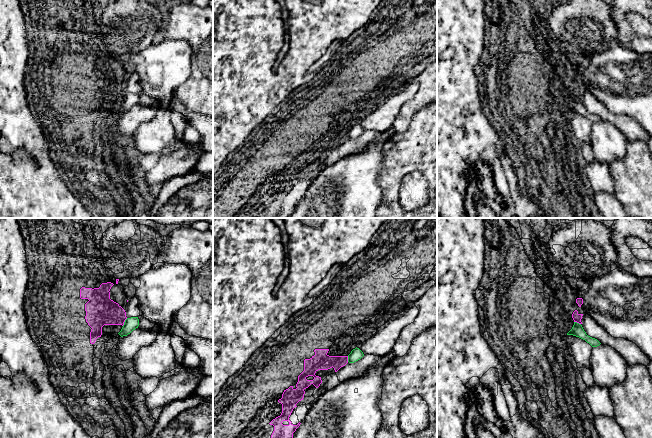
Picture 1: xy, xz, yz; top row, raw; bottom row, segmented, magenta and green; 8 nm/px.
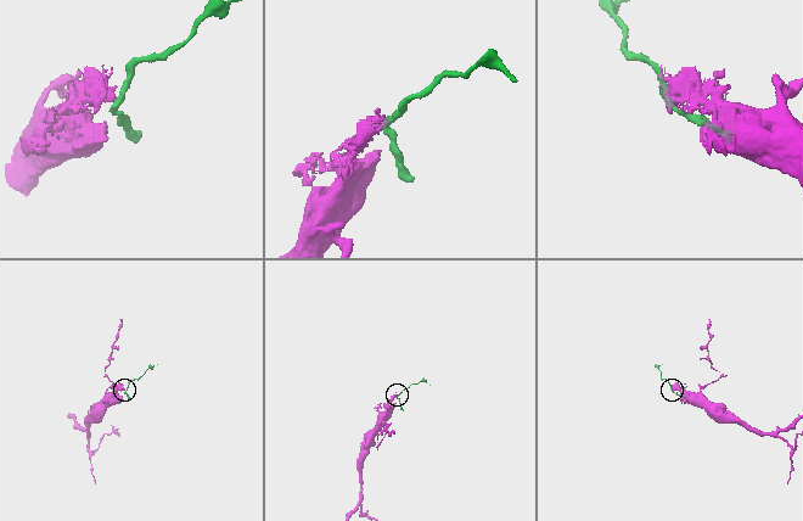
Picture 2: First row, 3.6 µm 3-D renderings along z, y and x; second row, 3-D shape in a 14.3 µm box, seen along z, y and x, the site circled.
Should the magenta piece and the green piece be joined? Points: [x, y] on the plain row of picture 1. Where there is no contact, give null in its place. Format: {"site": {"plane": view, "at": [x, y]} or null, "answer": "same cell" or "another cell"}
{"site": {"plane": "xy", "at": [124, 97]}, "answer": "another cell"}

